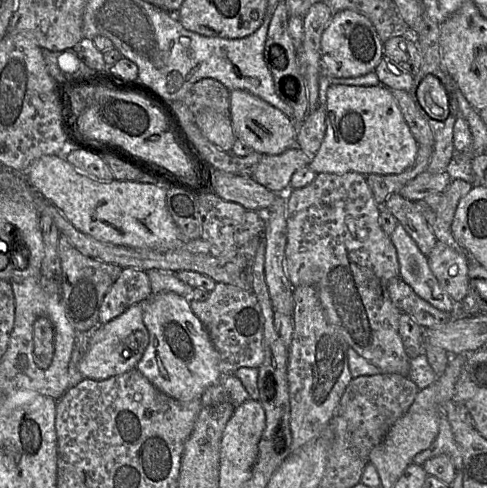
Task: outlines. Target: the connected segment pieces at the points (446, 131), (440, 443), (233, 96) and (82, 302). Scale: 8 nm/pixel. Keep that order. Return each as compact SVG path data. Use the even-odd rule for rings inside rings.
M450 93L449 116L440 121L431 118L419 103L415 105L421 116L428 122L434 135L433 154L426 171L429 173L445 172L456 153L453 145L453 128L457 118L461 116L457 99L454 94Z
M444 414L439 418L439 432L432 444L422 452L418 453L413 463L423 465L426 460L446 454L452 460L456 471L461 471L463 458L459 446L457 445L451 425Z
M245 90L230 91L230 119L236 139L262 155L279 155L296 145L298 126L278 108Z
M62 234L58 239L58 254L62 271L61 297L68 321L75 331L92 330L99 325L98 313L101 303L122 268L83 255Z

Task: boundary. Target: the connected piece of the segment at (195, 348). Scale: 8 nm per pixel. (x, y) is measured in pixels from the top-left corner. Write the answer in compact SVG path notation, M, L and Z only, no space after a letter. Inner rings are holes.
M161 292L152 294L140 303L143 303L143 323L149 333L149 343L135 369L158 390L173 399L187 402L201 398L203 392L218 383L222 375L218 368L217 352L206 329L191 311L190 301L173 292Z

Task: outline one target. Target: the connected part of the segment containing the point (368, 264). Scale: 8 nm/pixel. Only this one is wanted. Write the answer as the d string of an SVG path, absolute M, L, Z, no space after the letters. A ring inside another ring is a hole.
M346 172L342 174L336 173L319 173L312 183L299 188L290 189L286 193L286 221L287 221L287 244L285 250L285 267L288 278L293 287L300 285L309 285L316 288L325 313L325 317L332 326L334 326L344 337L349 346L363 358L368 360L373 365L377 366L382 373L400 374L407 376L410 370L410 357L407 355L402 339L399 335L399 318L401 311L392 303L387 285L388 282L399 276L399 261L396 248L382 229L379 223L380 207L373 196L370 187L367 184L366 176L357 172Z

